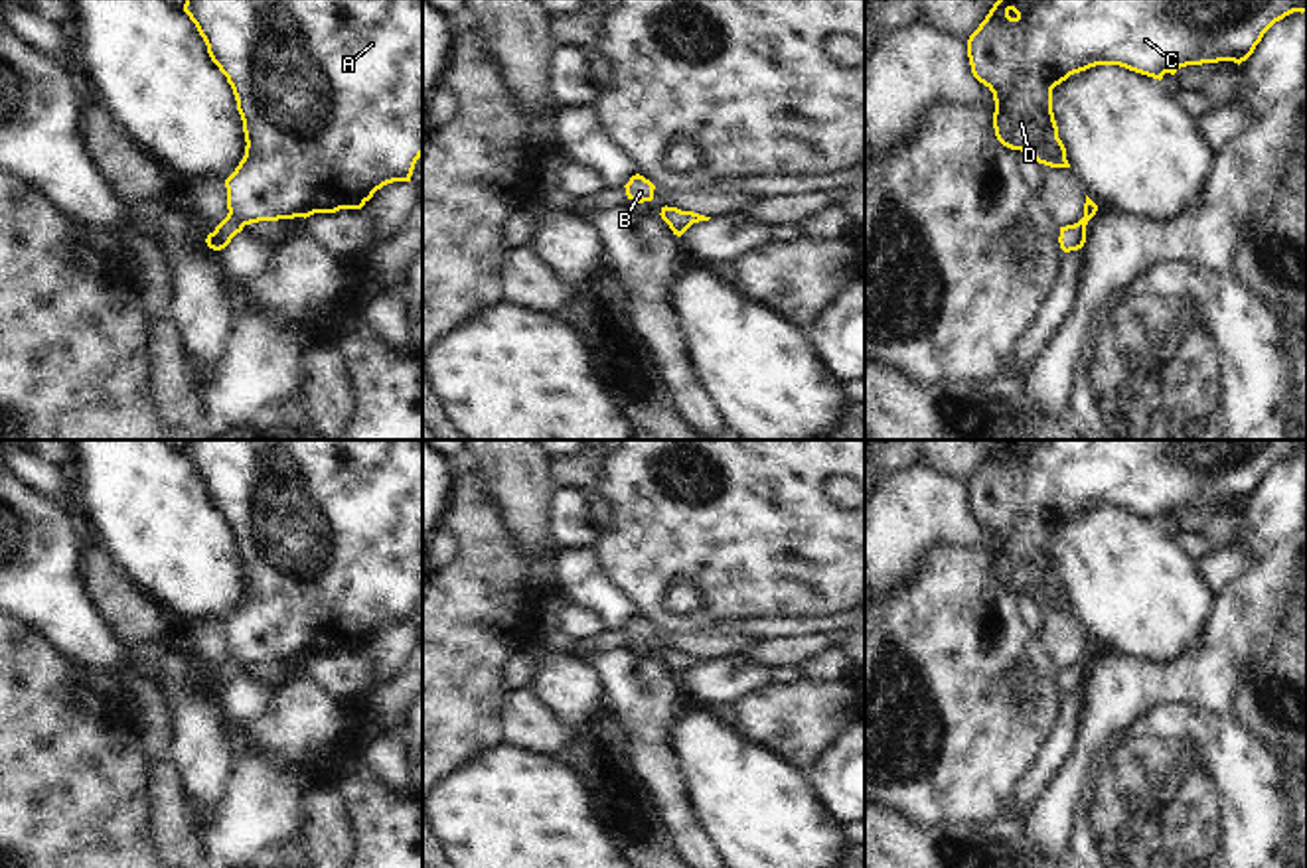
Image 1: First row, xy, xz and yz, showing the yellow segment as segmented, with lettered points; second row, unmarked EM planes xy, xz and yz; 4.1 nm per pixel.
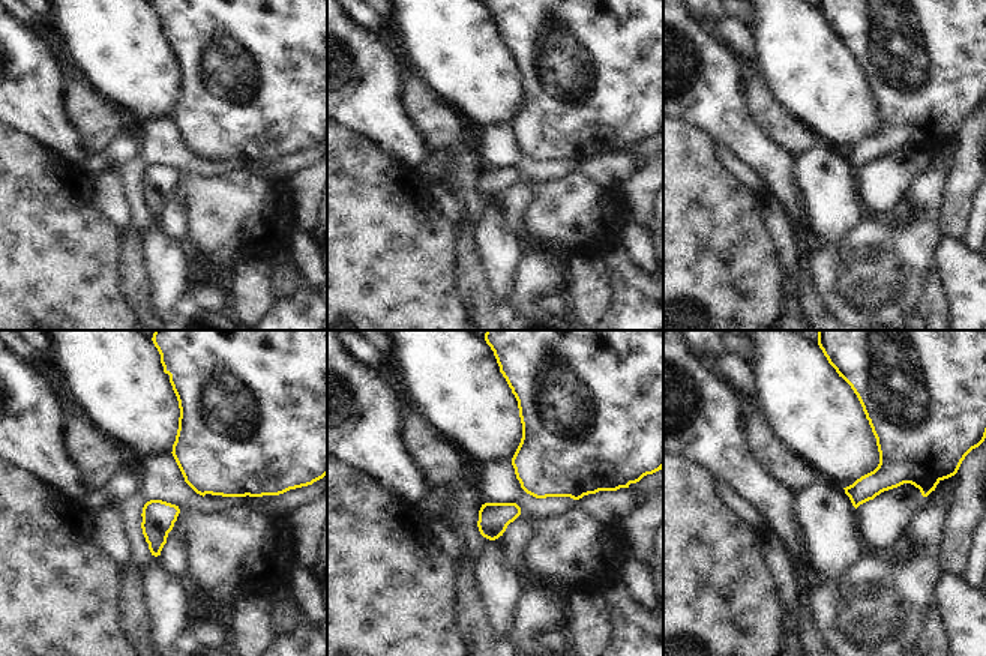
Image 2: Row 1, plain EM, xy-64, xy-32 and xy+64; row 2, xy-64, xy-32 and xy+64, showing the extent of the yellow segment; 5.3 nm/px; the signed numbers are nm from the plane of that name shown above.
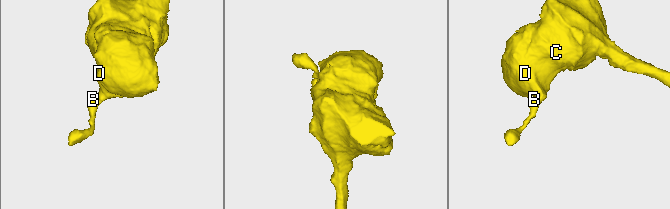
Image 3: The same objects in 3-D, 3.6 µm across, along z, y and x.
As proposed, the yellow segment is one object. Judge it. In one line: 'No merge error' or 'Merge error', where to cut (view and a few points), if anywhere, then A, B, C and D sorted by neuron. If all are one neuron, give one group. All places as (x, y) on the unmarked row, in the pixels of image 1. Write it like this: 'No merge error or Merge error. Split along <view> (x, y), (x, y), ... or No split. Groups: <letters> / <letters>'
No merge error. No split. Groups: A B C D

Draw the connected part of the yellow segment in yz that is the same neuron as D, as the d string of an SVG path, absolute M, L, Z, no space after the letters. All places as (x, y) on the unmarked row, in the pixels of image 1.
M999 440L969 477L967 499L973 519L993 535L997 582L1031 596L1038 606L1070 610L1052 554L1052 531L1070 517L1096 507L1119 507L1161 523L1165 515L1175 517L1187 507L1218 503L1240 507L1254 495L1264 475L1293 454L1307 454L1307 440Z

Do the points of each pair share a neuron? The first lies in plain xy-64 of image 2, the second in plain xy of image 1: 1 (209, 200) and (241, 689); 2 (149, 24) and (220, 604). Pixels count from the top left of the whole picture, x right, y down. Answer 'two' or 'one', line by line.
1: two
2: one

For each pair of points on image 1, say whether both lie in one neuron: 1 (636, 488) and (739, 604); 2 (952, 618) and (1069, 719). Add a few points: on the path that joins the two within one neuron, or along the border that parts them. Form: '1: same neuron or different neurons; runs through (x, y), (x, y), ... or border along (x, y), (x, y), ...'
1: same neuron; runs through (666, 517), (723, 575)
2: different neurons; border along (1065, 695), (1059, 723), (1041, 754)

